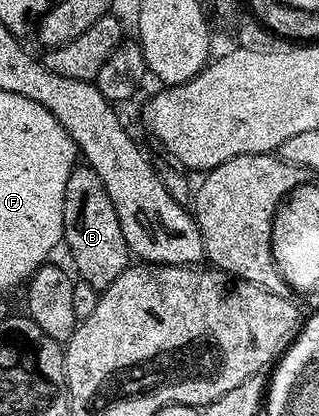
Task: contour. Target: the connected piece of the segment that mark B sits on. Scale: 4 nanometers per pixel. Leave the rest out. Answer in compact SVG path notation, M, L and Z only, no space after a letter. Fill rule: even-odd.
M76 166L65 185L63 243L79 270L78 278L93 285L95 291L104 291L129 266L127 242L117 221L117 209L101 185L101 177L91 167Z

